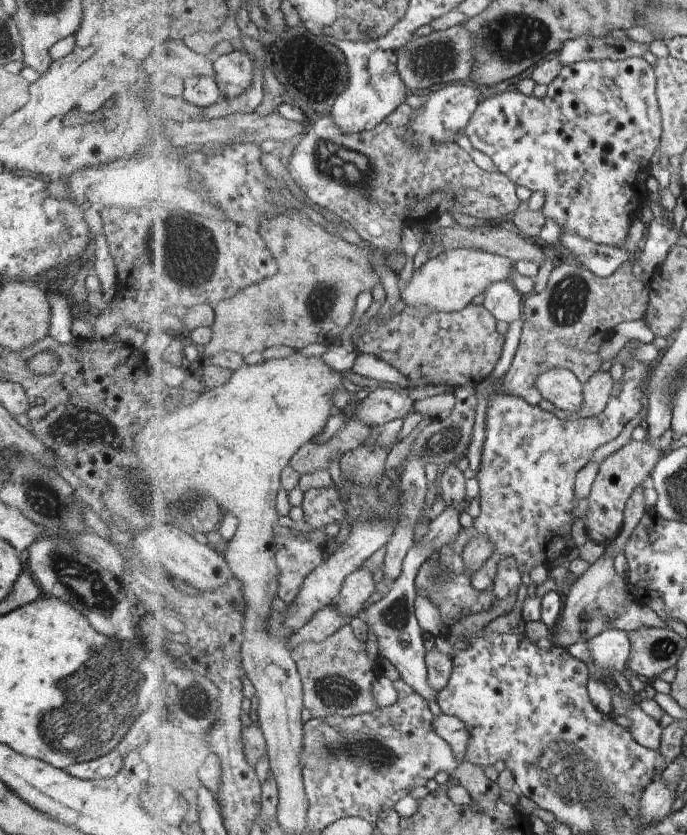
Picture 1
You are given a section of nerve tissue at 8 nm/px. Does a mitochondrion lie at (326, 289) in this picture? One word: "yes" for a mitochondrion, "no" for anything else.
yes

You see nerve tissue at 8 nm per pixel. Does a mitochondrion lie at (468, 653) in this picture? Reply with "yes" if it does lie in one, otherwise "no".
no

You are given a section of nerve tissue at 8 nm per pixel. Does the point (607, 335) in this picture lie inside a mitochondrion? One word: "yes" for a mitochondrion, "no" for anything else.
no

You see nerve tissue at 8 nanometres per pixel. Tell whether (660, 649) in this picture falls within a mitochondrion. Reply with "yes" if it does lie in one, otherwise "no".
yes

